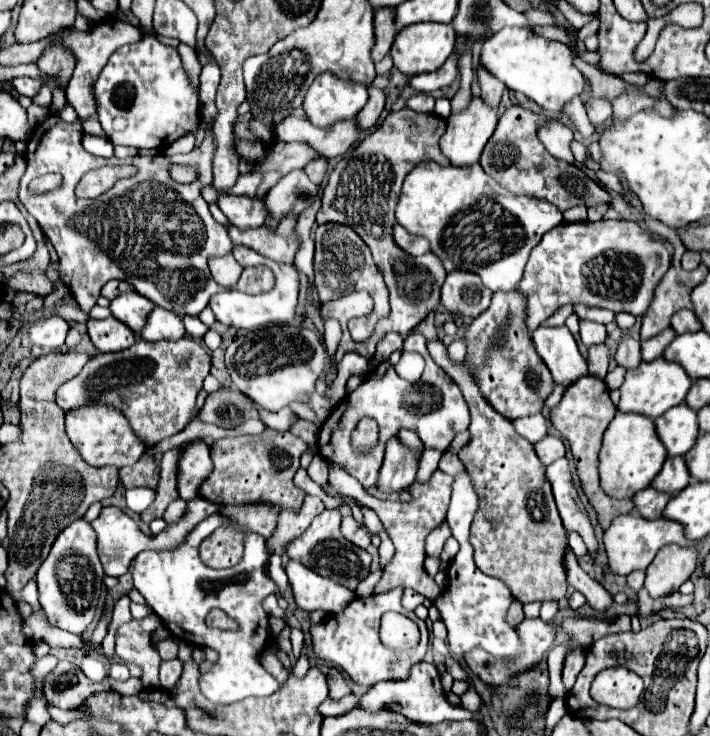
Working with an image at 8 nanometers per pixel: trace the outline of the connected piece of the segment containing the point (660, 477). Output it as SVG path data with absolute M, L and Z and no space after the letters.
M683 456L667 458L661 472L653 480L653 488L661 488L661 492L669 492L669 494L677 494L689 484L691 484L691 476Z

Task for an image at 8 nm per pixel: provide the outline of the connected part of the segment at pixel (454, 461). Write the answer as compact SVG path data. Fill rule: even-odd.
M451 452L443 454L443 458L441 458L441 462L439 462L439 468L441 468L445 474L451 474L451 476L463 472L461 460L457 458L457 454L451 454Z

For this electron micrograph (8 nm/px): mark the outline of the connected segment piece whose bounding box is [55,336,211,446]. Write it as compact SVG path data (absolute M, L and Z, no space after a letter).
M187 336L175 342L139 340L127 350L97 354L79 376L59 386L55 396L63 410L83 404L109 404L121 408L137 436L153 446L159 440L185 430L187 424L197 418L199 410L195 400L209 368L211 358L205 348Z

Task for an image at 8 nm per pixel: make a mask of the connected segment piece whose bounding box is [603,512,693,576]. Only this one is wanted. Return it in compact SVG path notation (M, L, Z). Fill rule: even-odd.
M631 512L631 514L617 516L611 522L611 526L603 534L603 544L605 544L605 550L607 550L611 570L615 574L625 574L627 576L633 570L645 570L653 562L653 558L655 558L655 554L659 552L661 546L665 546L665 544L689 546L693 542L685 538L683 526L679 522L673 522L673 520L667 520L667 518L647 520L647 518L639 516L637 512Z

